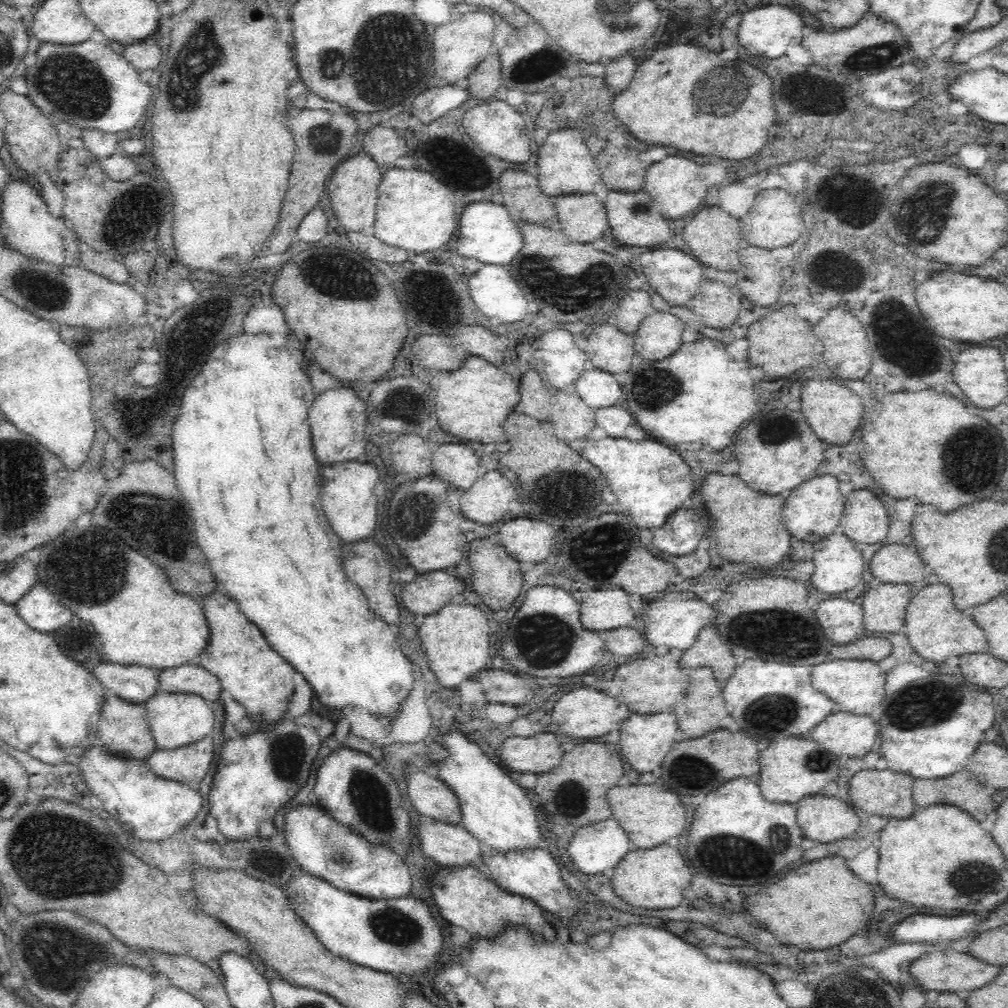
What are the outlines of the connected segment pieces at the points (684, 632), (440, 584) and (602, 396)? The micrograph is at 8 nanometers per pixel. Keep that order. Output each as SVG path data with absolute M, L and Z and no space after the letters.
M694 592L660 594L644 604L642 611L645 620L644 637L656 647L664 644L668 648L686 650L694 644L702 628L714 624L719 619L719 615L720 612L713 605L698 599Z
M428 572L418 574L414 582L404 583L401 588L402 604L412 614L430 614L438 612L452 596L452 586L444 578L446 572Z
M600 368L586 369L572 389L593 410L608 408L623 398L623 390L614 375Z

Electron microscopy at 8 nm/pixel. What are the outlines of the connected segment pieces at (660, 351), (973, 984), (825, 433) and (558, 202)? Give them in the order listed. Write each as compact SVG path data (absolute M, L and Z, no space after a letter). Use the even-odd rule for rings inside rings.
M655 311L640 323L634 338L634 350L644 360L662 360L681 347L684 321L670 312Z
M948 948L936 951L930 955L926 954L914 960L908 968L916 984L926 992L962 992L962 990L976 990L980 986L986 986L990 980L994 980L1000 972L998 966L990 966L988 963L980 962L978 958L966 953L960 953Z
M810 374L801 382L801 410L804 410L804 418L825 445L846 444L854 436L856 428L860 427L862 410L864 410L862 400L854 392L850 392L846 386L840 386L840 383L836 384L836 382L836 380L830 380L828 375Z
M593 194L551 197L557 220L566 236L579 244L589 244L609 229L606 207Z

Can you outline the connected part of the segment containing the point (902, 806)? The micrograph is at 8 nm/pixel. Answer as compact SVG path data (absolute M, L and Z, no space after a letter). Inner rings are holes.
M868 769L856 772L848 782L848 794L850 804L854 809L866 814L877 814L878 816L890 816L903 818L912 816L914 812L914 801L912 800L912 788L915 778L913 776L892 772L890 769Z

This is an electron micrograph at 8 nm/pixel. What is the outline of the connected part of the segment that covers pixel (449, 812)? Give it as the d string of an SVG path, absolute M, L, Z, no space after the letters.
M412 763L407 766L405 774L407 793L420 815L448 824L460 824L462 815L458 797L444 781L429 776L421 767Z

